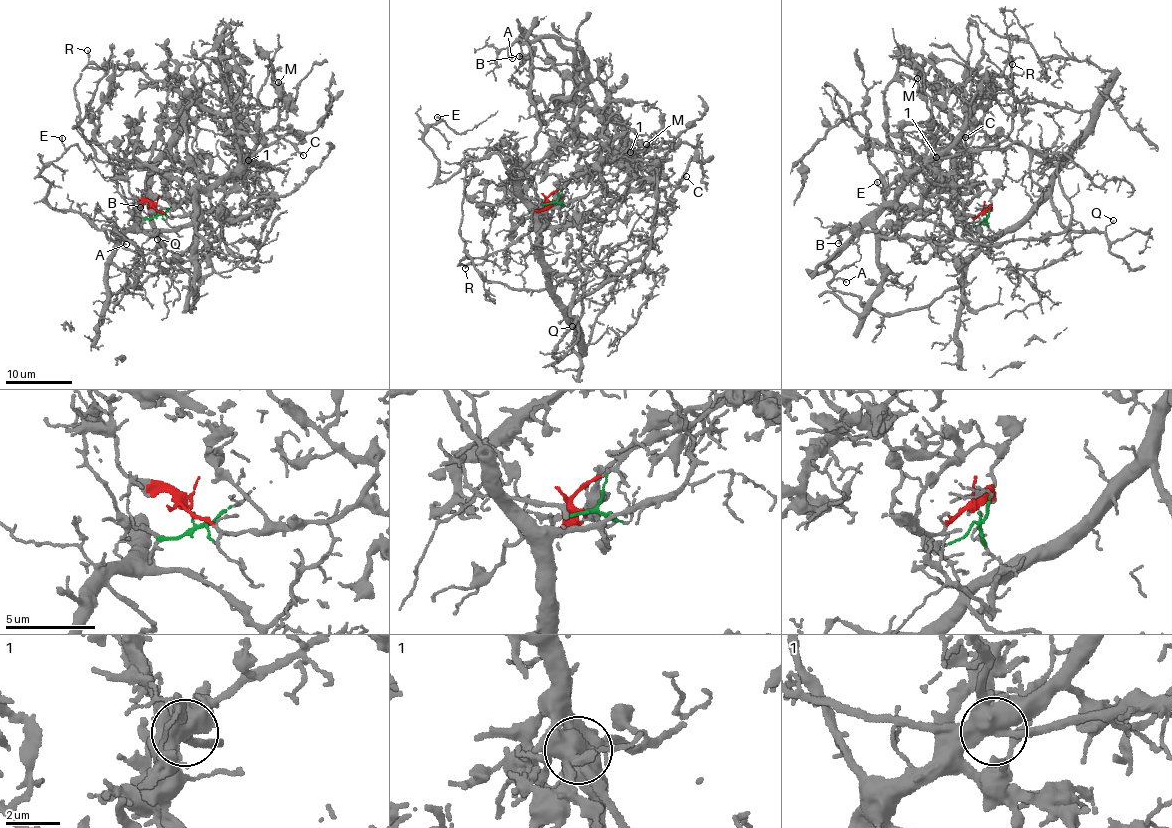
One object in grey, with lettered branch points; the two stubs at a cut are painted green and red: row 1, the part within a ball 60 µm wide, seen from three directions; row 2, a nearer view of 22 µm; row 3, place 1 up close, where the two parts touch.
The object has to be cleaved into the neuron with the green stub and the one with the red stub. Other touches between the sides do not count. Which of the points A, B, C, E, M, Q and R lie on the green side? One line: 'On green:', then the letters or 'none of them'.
On green: A, E, Q, R

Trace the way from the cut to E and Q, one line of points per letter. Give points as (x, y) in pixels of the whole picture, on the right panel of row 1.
E: (986, 214), (993, 236), (945, 261), (934, 242), (952, 238), (930, 221), (900, 218), (876, 181)
Q: (986, 214), (987, 226), (995, 234), (1021, 223), (1048, 198), (1058, 221), (1072, 231), (1103, 231), (1114, 220)

